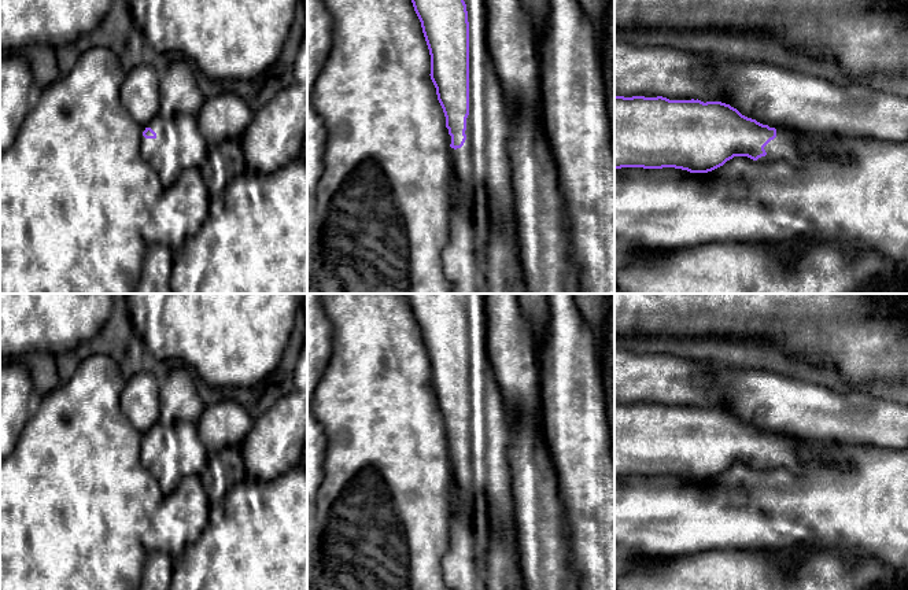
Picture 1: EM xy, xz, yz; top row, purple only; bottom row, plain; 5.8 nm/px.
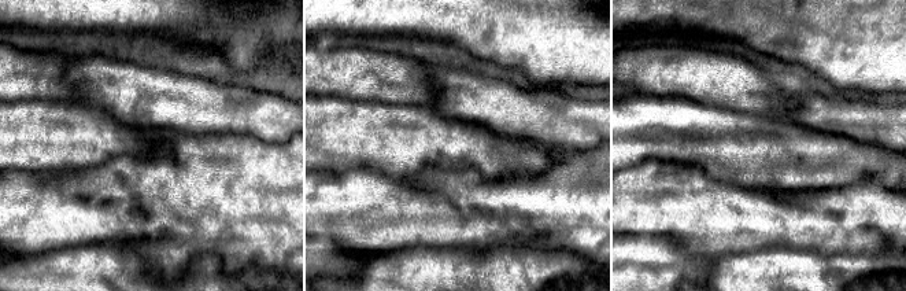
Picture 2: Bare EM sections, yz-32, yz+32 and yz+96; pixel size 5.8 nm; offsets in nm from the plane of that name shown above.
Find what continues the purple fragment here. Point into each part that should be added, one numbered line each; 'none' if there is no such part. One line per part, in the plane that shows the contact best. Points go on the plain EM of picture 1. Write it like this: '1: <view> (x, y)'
1: xz (482, 474)

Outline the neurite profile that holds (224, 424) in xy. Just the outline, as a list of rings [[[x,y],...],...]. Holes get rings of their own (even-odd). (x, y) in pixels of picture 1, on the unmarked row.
[[[224,398],[204,406],[198,420],[198,434],[210,453],[221,451],[240,447],[252,424],[254,418],[240,402]]]

